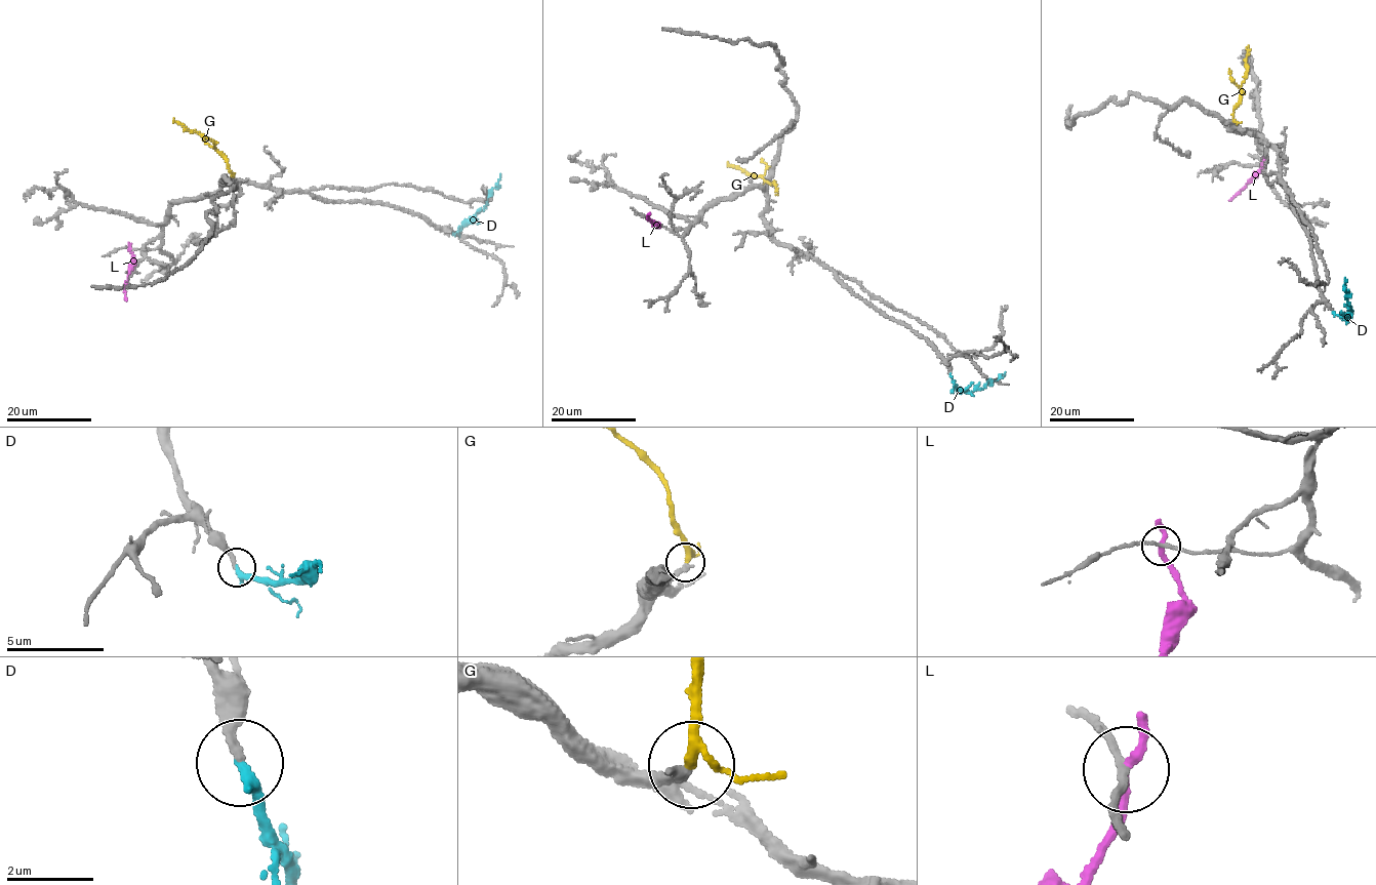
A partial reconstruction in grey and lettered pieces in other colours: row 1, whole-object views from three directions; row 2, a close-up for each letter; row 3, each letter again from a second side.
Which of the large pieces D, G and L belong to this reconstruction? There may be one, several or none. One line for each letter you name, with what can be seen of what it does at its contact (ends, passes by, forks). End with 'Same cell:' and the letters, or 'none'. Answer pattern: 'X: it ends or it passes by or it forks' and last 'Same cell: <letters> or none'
D: it ends
G: it passes by
Same cell: D, G

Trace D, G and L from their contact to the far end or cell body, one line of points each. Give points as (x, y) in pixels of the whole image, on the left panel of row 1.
D: (453, 234), (484, 208), (491, 190), (498, 187), (500, 174)
G: (230, 176), (228, 165), (217, 151), (173, 118)
L: (129, 248), (133, 262), (125, 285), (127, 302)

